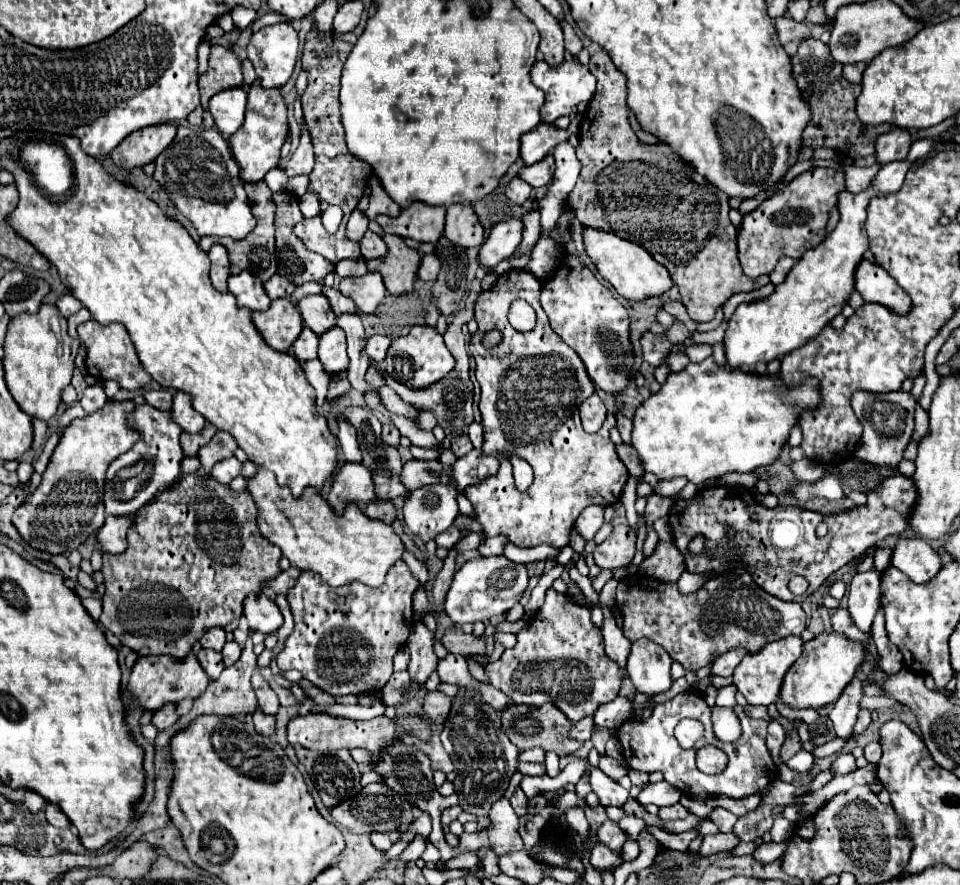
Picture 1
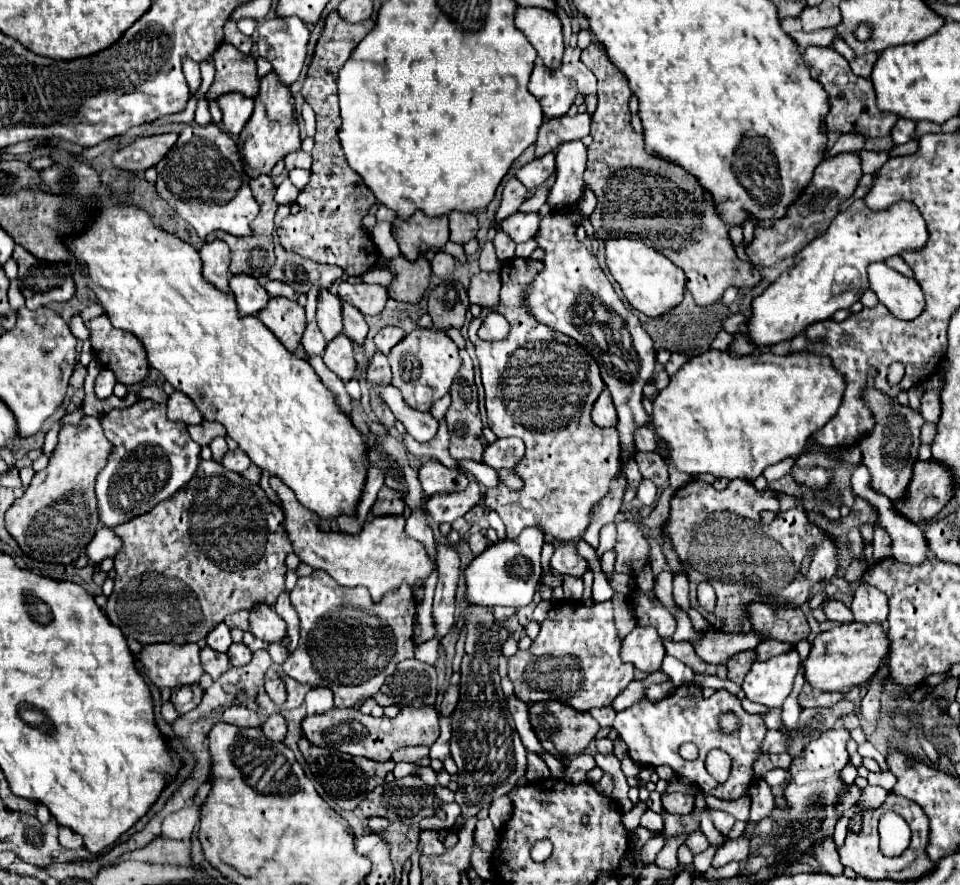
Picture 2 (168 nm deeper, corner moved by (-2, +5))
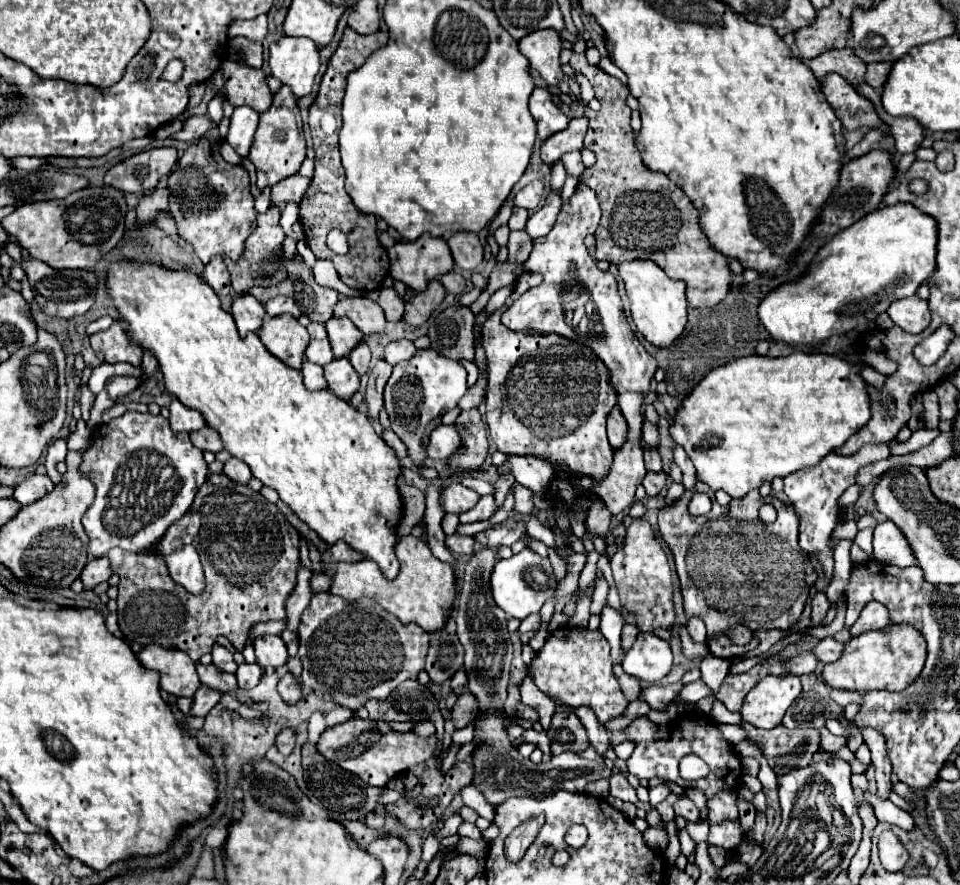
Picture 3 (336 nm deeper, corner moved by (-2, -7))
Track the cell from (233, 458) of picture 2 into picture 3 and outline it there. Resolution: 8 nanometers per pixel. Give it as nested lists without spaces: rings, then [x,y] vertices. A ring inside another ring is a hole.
[[[230,458],[230,460],[224,464],[224,474],[230,476],[234,482],[242,482],[242,484],[246,484],[246,482],[252,478],[250,468],[248,468],[242,460],[238,460],[238,458]]]

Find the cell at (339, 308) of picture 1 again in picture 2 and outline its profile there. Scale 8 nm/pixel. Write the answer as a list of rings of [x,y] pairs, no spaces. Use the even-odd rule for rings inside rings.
[[[342,302],[342,318],[344,318],[344,334],[350,340],[358,340],[358,344],[362,344],[368,334],[368,324],[364,320],[364,314],[358,312],[358,308]]]

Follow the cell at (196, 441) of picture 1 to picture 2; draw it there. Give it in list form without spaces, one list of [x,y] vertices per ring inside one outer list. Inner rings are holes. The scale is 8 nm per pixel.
[[[202,420],[202,422],[196,424],[196,426],[188,426],[188,432],[190,432],[190,438],[192,438],[196,444],[200,444],[200,446],[210,444],[216,436],[226,436],[226,430],[222,428],[222,424],[210,422],[210,420]]]

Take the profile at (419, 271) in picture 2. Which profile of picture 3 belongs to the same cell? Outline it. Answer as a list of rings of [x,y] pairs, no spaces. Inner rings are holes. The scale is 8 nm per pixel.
[[[432,280],[428,284],[428,290],[422,294],[416,292],[406,292],[406,312],[404,312],[404,322],[408,322],[410,326],[422,326],[430,314],[440,306],[440,302],[444,300],[446,290],[438,280]]]

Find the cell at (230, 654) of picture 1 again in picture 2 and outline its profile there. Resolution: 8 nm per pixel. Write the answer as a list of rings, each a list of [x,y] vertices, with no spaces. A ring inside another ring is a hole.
[[[238,642],[238,644],[232,644],[230,650],[228,650],[228,656],[230,656],[230,664],[232,666],[242,666],[242,664],[248,664],[250,662],[250,648],[244,644],[244,642]]]

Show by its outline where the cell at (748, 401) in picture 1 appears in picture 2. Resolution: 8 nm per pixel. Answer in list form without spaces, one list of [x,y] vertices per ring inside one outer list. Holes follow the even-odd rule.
[[[708,350],[702,356],[694,356],[690,362],[686,362],[672,378],[670,384],[658,392],[658,396],[652,400],[652,426],[654,426],[654,434],[658,440],[658,446],[664,448],[668,452],[668,456],[664,458],[666,466],[674,466],[680,472],[686,472],[690,476],[696,474],[712,474],[716,478],[742,478],[742,480],[750,480],[754,482],[766,466],[776,464],[788,456],[796,456],[804,450],[806,442],[810,440],[810,436],[822,428],[826,424],[826,420],[830,420],[830,416],[834,416],[834,412],[838,410],[840,402],[842,402],[842,392],[844,392],[844,378],[842,374],[838,374],[830,362],[830,358],[826,356],[814,356],[810,352],[798,352],[798,354],[784,354],[784,356],[776,356],[772,352],[764,352],[764,354],[752,354],[752,356],[740,356],[734,358],[722,350]]]

